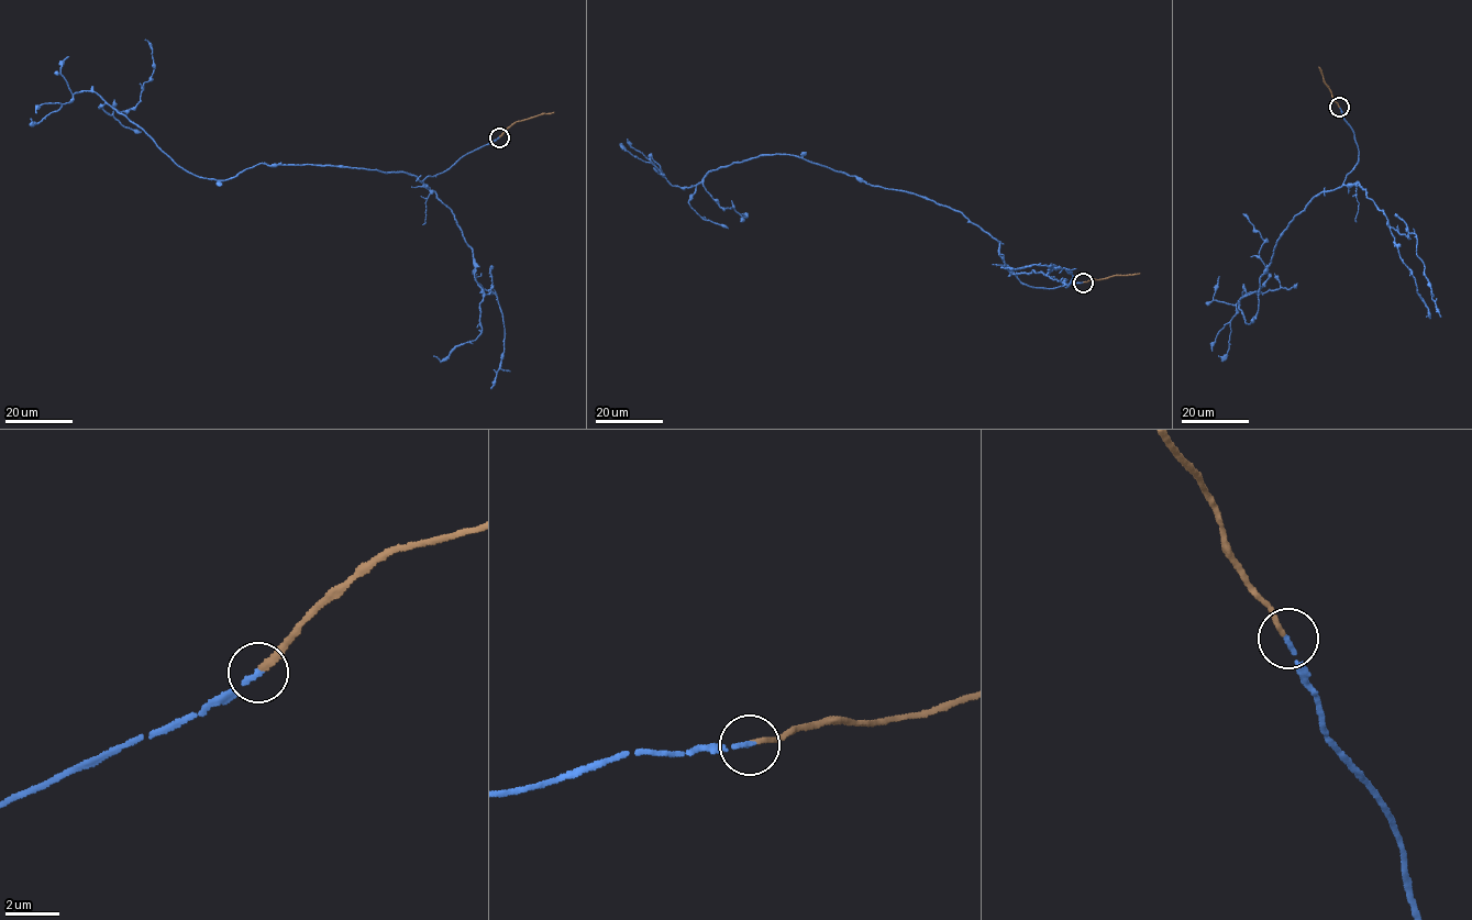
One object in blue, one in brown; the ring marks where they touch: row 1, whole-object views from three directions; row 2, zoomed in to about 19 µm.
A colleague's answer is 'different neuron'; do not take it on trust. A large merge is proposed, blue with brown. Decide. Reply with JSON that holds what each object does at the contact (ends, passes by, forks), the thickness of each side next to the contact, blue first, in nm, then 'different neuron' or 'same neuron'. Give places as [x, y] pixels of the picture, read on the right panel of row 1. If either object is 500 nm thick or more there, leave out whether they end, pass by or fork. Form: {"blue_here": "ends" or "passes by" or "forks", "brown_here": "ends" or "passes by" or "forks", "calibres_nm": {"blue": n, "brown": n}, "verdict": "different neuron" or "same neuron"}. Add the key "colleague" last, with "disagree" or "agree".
{"blue_here": "ends", "brown_here": "ends", "calibres_nm": {"blue": 160, "brown": 200}, "verdict": "same neuron", "colleague": "disagree"}

